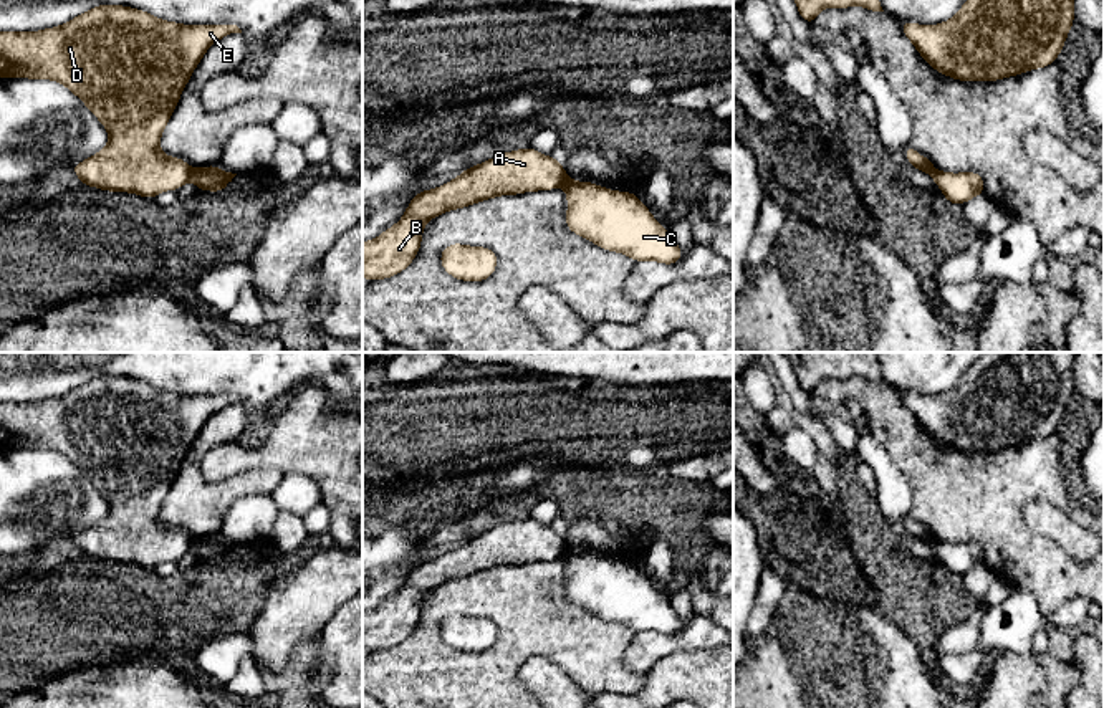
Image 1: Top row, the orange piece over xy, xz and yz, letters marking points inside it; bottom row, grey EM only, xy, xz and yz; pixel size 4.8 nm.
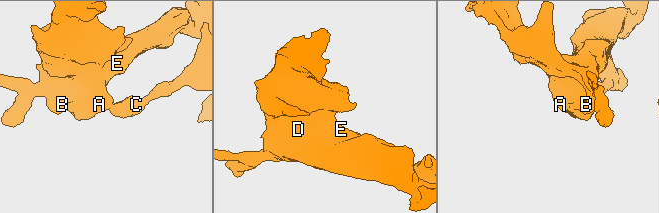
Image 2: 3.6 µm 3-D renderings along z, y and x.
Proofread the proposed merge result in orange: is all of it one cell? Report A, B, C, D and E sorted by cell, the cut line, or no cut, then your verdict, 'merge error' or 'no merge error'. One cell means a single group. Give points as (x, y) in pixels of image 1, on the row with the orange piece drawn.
A B D E / C; cut in xy along (194, 171), (189, 179); merge error

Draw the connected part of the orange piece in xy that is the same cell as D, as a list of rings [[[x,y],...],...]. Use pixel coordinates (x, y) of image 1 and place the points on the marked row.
[[[104,3],[61,26],[38,31],[0,31],[0,78],[58,81],[78,96],[106,127],[109,134],[106,147],[70,167],[81,185],[154,199],[164,190],[179,190],[190,180],[194,169],[184,159],[164,155],[161,152],[161,136],[205,51],[232,33],[242,33],[242,30],[228,23],[184,25],[161,20],[132,7]]]

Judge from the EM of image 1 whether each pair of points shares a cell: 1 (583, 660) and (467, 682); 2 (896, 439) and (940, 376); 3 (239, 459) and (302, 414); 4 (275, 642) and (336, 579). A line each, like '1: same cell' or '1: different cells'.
1: same cell
2: different cells
3: same cell
4: same cell

